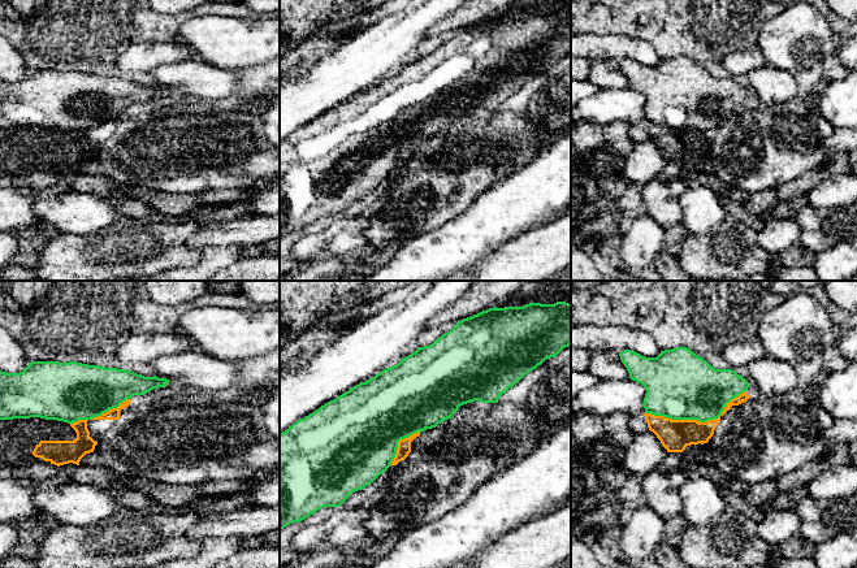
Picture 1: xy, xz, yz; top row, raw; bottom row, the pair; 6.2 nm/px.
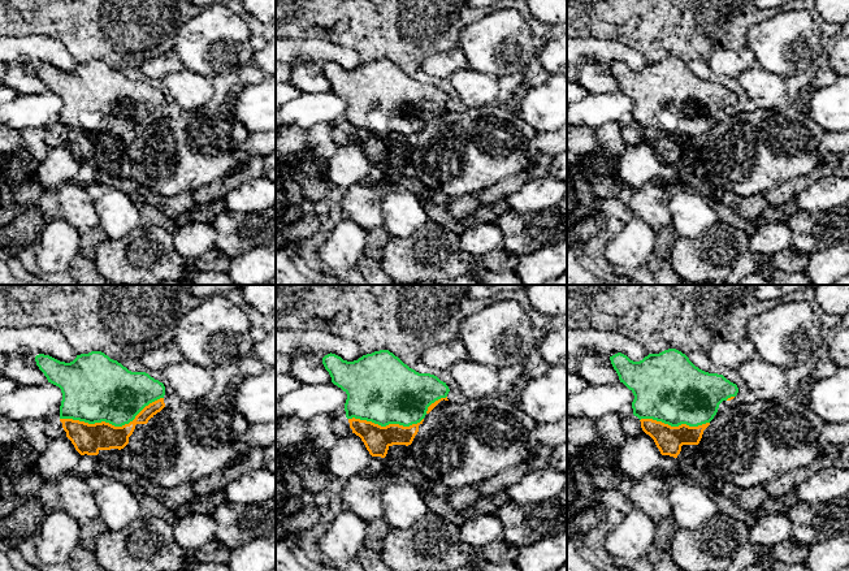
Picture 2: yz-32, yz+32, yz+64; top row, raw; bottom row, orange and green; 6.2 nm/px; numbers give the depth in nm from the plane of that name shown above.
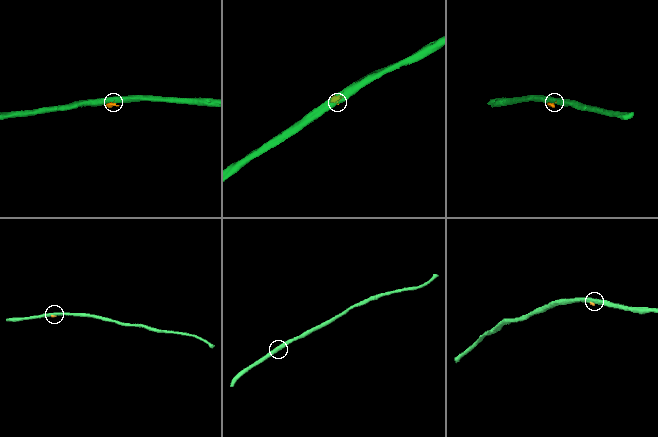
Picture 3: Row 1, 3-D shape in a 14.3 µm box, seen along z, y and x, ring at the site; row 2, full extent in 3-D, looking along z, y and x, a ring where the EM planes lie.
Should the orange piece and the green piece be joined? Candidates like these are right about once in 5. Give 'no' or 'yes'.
no

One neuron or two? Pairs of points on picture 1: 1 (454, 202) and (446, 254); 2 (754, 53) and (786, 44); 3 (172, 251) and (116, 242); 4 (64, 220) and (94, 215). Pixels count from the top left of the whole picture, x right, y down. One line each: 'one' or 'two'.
1: two
2: two
3: one
4: one

